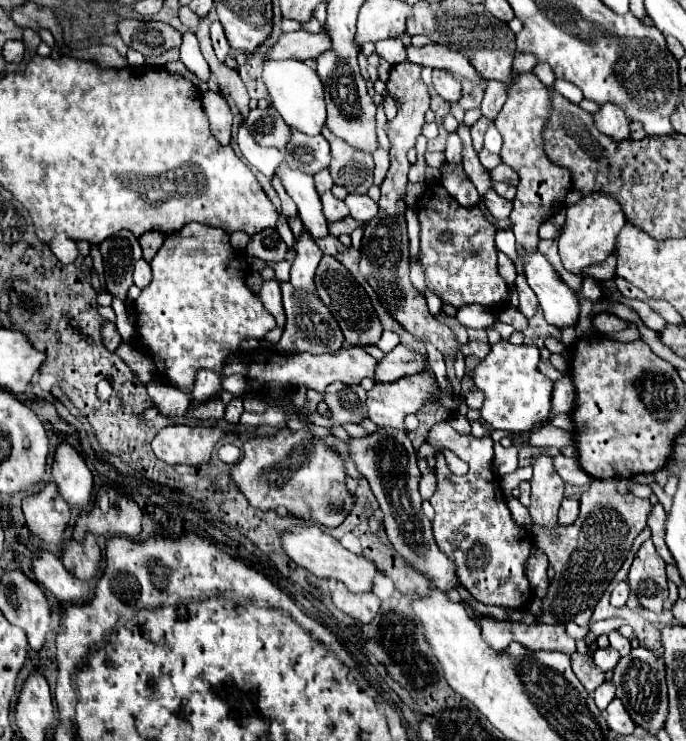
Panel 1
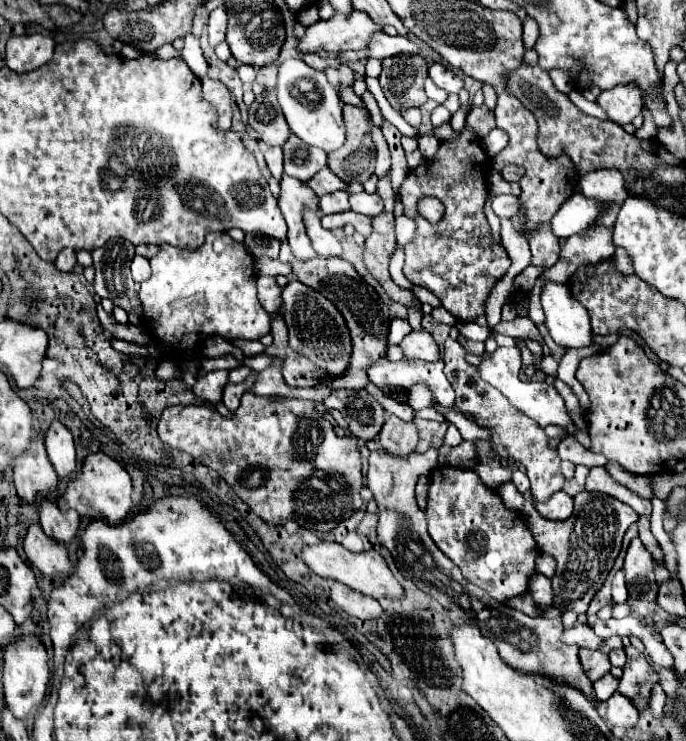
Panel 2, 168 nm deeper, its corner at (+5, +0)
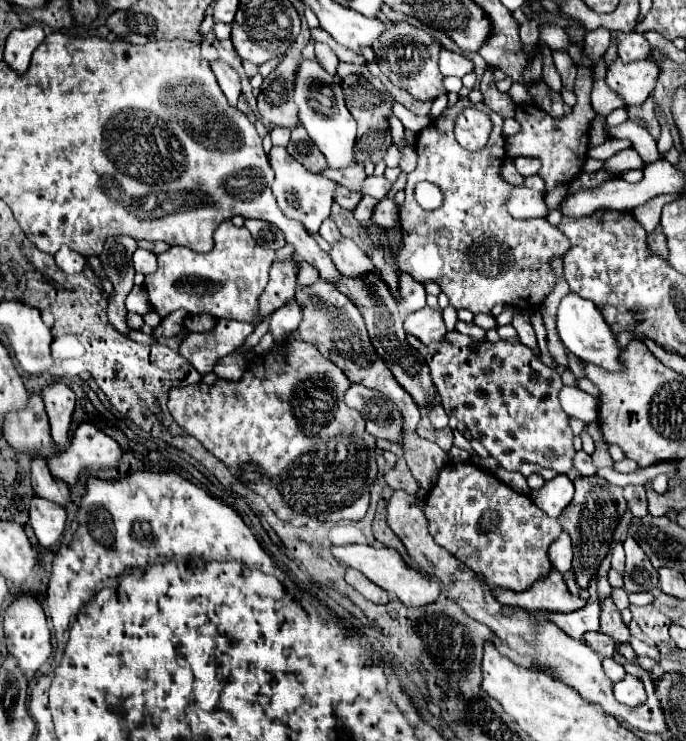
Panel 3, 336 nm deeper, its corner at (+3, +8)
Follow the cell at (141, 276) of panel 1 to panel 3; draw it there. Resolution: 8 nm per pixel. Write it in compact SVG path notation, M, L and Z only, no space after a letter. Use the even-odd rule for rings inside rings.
M137 249L133 253L133 265L135 265L137 273L149 275L149 273L155 273L155 269L157 269L157 257L155 257L155 253L151 253L147 249Z

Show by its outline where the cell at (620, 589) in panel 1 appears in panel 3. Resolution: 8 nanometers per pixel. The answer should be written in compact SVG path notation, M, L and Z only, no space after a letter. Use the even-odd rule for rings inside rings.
M617 543L613 549L613 561L611 561L611 569L623 573L625 571L625 553L623 553L623 545Z

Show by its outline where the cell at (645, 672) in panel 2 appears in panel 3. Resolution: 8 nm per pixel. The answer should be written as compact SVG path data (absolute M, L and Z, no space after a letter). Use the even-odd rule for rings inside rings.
M605 599L601 603L600 629L601 633L609 635L613 641L617 643L626 644L631 639L631 633L627 629L627 625L621 621L621 615L617 613L615 605L611 599Z

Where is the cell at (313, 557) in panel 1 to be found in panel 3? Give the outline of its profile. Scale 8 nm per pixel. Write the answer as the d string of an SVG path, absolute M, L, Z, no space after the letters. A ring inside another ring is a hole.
M339 545L339 547L331 547L331 555L345 567L353 567L353 569L361 571L367 579L371 579L375 585L385 589L389 595L397 597L407 607L427 605L427 603L435 601L435 597L439 597L439 593L441 593L439 583L429 581L425 575L421 575L415 569L409 569L395 549L373 547L373 545Z

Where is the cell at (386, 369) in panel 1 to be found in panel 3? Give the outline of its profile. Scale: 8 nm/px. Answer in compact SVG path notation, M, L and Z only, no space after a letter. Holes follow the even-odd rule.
M423 307L417 313L411 313L411 317L405 319L405 331L409 335L415 335L423 345L441 341L447 333L441 313L431 307Z

